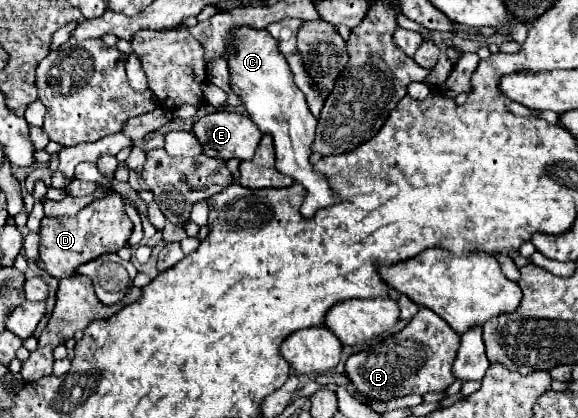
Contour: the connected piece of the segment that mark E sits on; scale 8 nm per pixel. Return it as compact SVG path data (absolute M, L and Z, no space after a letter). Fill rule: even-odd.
M226 110L198 118L192 134L200 140L202 154L218 160L248 160L262 138L262 132L248 116Z

